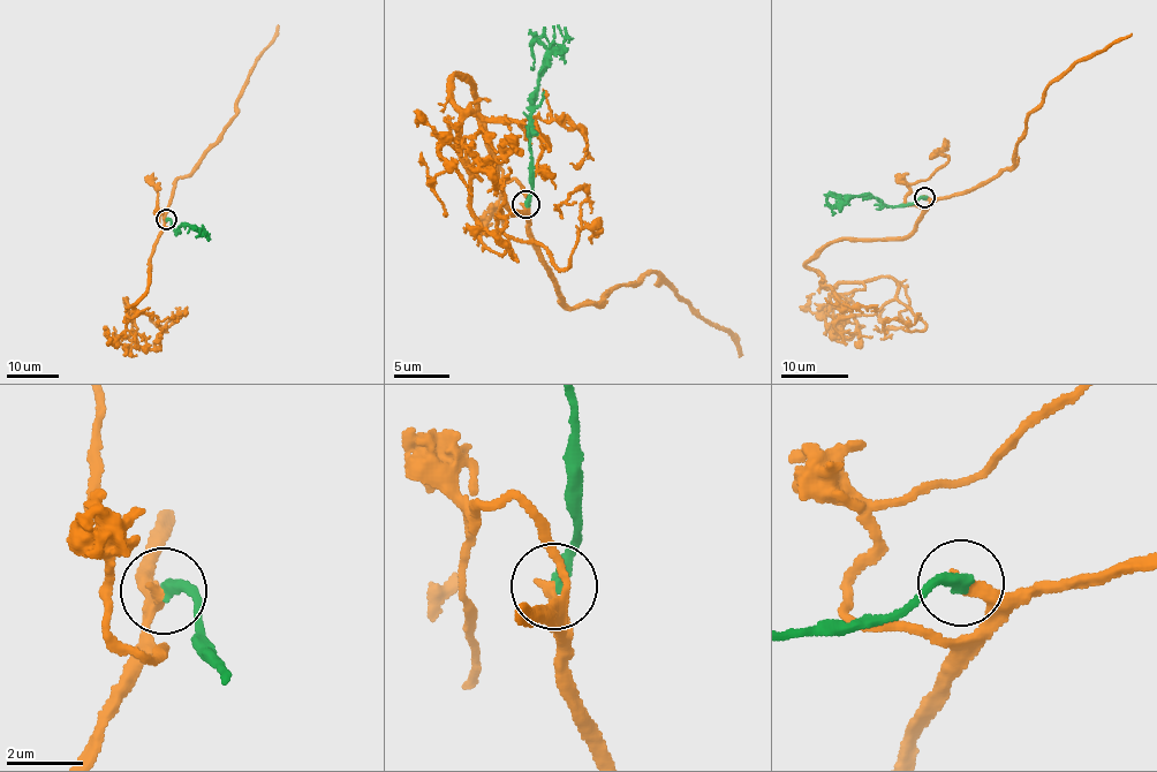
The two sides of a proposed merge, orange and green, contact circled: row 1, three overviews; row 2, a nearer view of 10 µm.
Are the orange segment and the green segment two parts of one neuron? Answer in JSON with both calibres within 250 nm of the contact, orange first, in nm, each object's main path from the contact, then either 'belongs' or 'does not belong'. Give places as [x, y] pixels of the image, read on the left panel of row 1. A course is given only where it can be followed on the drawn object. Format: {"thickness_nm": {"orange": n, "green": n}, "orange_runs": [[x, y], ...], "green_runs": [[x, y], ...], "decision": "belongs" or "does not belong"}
{"thickness_nm": {"orange": 320, "green": 360}, "orange_runs": [[166, 220], [148, 287], [129, 317], [125, 299], [156, 326], [176, 318], [156, 340]], "green_runs": [[166, 220], [175, 232], [188, 224], [198, 228], [190, 227], [187, 233]], "decision": "does not belong"}

